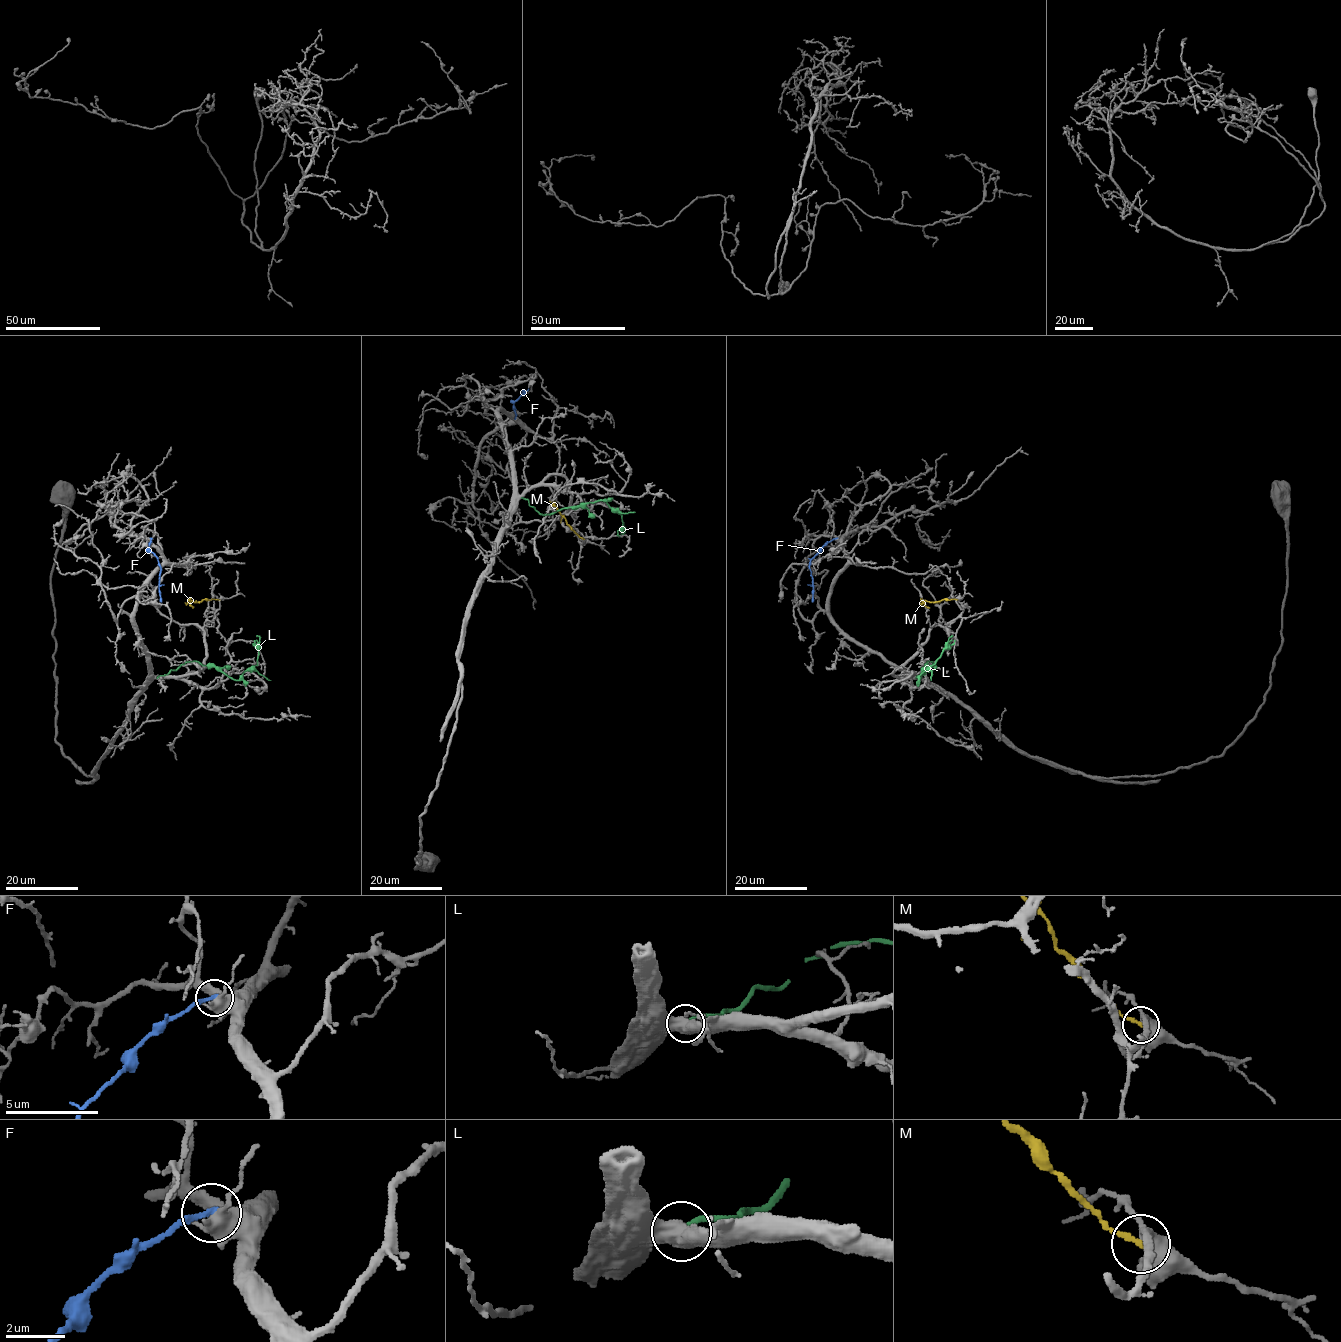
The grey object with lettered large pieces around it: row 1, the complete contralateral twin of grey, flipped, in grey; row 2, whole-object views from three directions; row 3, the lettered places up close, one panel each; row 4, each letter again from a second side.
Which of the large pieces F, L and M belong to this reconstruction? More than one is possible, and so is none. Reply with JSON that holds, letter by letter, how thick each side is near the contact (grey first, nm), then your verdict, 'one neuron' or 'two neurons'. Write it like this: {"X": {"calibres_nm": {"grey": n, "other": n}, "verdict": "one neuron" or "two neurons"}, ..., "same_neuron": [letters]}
{"F": {"calibres_nm": {"grey": 400, "other": 200}, "verdict": "two neurons"}, "L": {"calibres_nm": {"grey": 550, "other": 200}, "verdict": "two neurons"}, "M": {"calibres_nm": {"grey": 380, "other": 180}, "verdict": "two neurons"}, "same_neuron": []}

